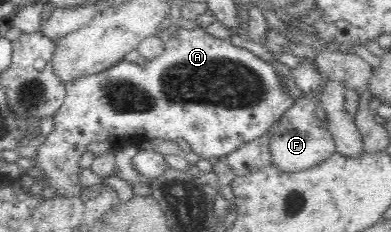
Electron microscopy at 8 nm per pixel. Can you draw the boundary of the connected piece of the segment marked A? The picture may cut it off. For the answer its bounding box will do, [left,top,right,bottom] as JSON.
[31,27,294,198]

